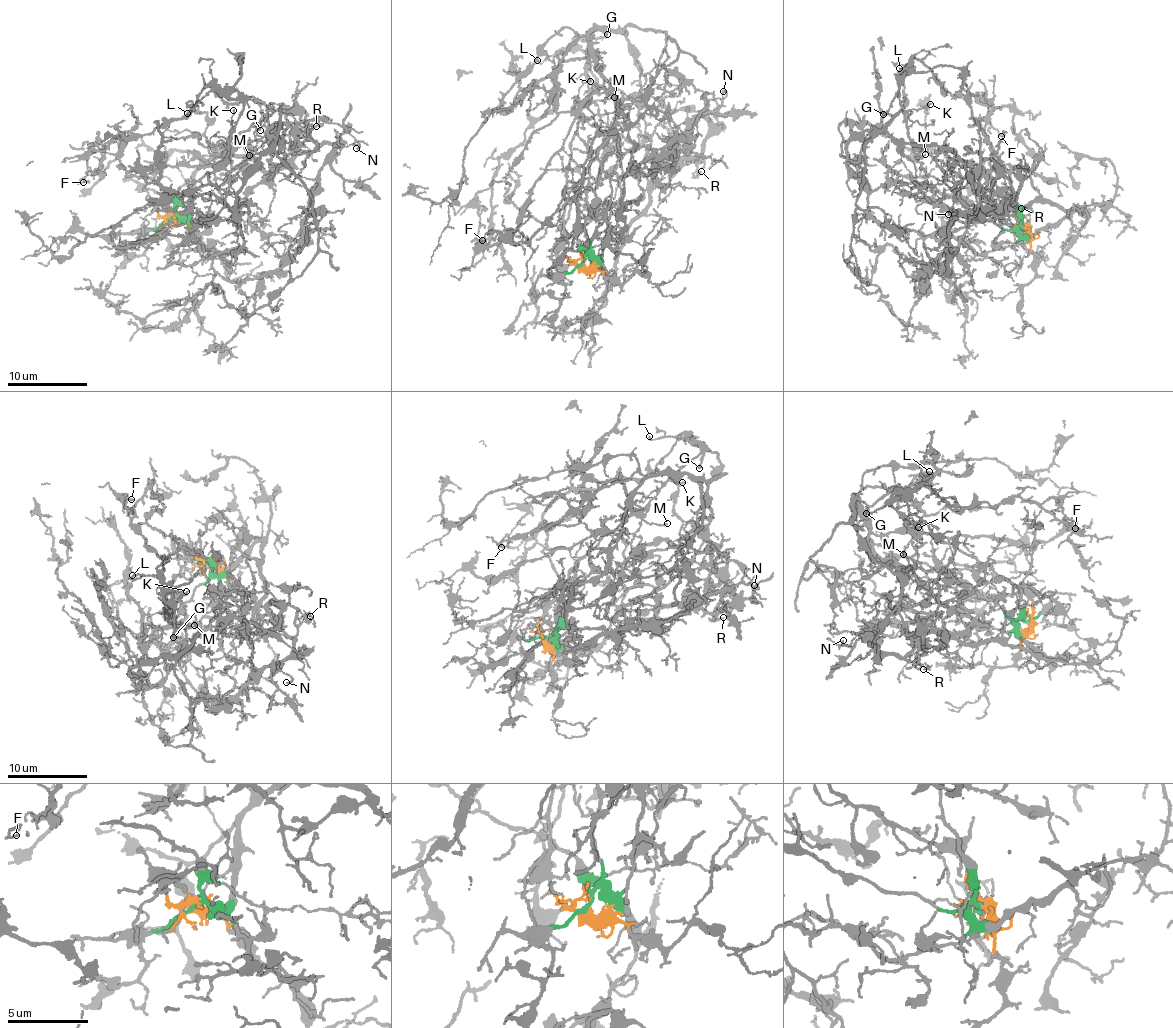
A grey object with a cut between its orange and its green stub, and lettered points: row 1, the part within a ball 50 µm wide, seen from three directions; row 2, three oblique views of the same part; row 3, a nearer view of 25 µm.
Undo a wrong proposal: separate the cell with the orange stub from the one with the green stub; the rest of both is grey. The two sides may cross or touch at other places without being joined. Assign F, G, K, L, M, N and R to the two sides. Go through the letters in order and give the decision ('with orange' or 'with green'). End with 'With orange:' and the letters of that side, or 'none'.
F: with orange
G: with orange
K: with orange
L: with orange
M: with orange
N: with green
R: with green
With orange: F, G, K, L, M

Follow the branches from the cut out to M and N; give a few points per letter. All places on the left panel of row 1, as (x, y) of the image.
M: (173, 216), (162, 216), (158, 213), (158, 206), (205, 173), (224, 168), (238, 169), (248, 155)
N: (173, 218), (187, 217), (201, 164), (223, 154), (268, 172), (318, 147), (356, 149)

